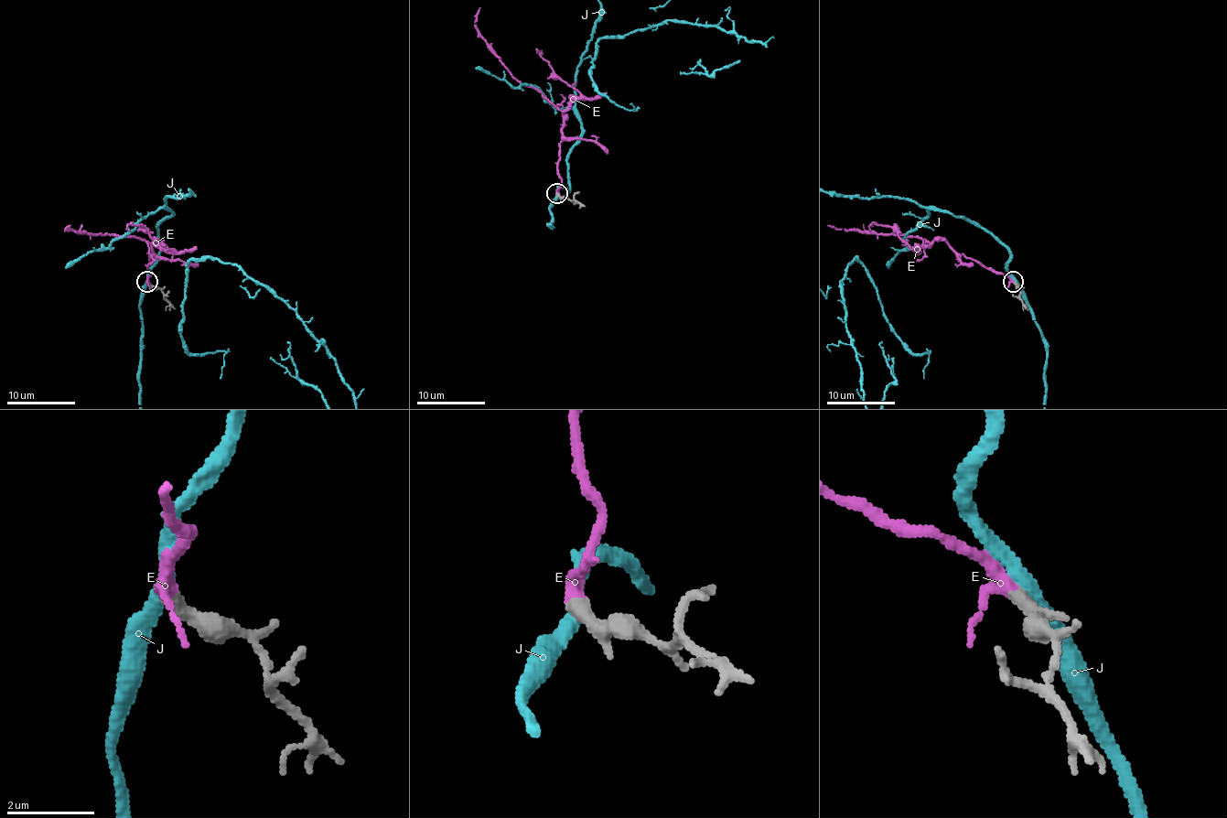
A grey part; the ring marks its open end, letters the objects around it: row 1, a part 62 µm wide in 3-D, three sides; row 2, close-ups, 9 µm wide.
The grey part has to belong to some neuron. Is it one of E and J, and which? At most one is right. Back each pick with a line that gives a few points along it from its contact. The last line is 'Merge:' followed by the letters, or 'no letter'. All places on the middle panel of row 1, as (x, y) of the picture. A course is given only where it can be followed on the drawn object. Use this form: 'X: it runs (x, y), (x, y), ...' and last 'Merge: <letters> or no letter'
E: it runs (558, 195), (562, 183), (558, 170), (563, 114), (536, 89), (522, 85), (479, 35), (475, 19), (479, 7)
Merge: E

